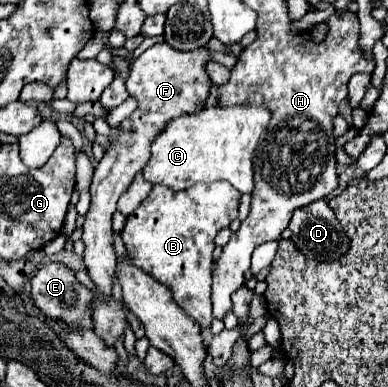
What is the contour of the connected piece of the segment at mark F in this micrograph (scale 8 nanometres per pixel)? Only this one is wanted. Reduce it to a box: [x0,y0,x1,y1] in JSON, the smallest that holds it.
[82,42,212,346]

